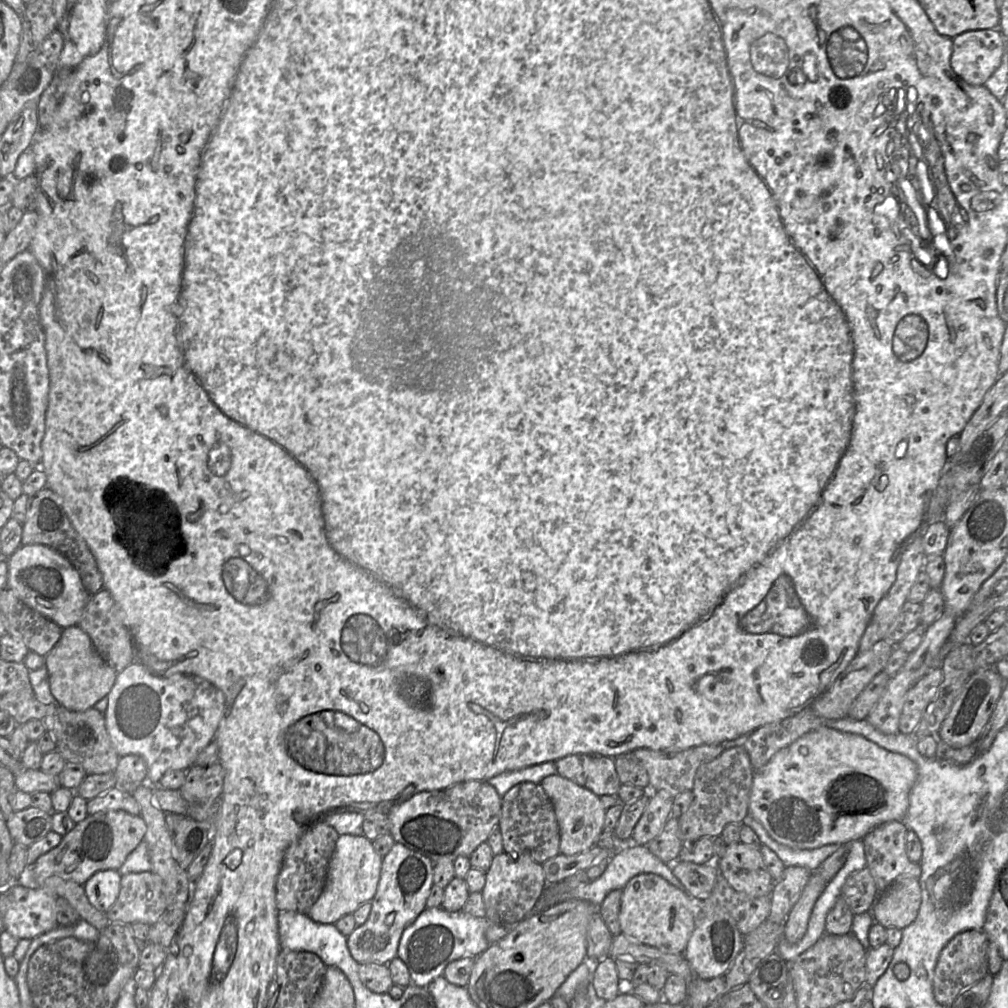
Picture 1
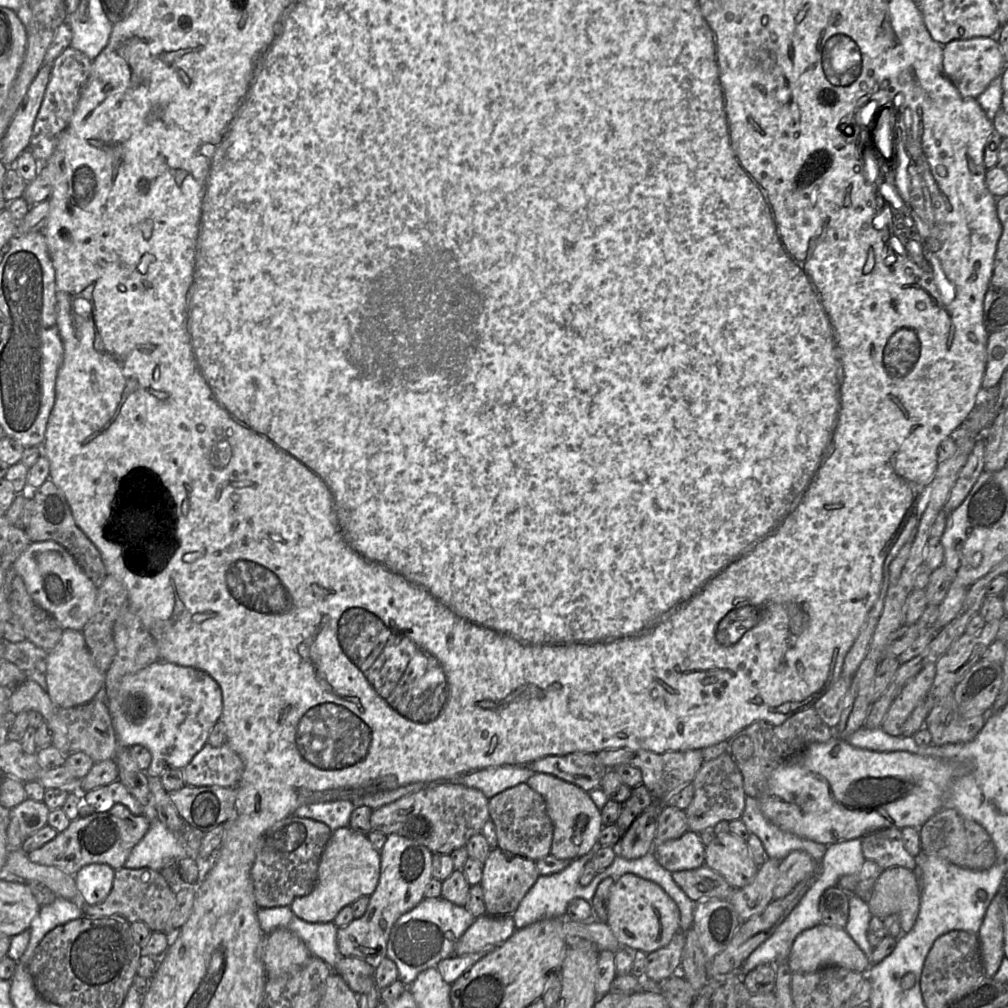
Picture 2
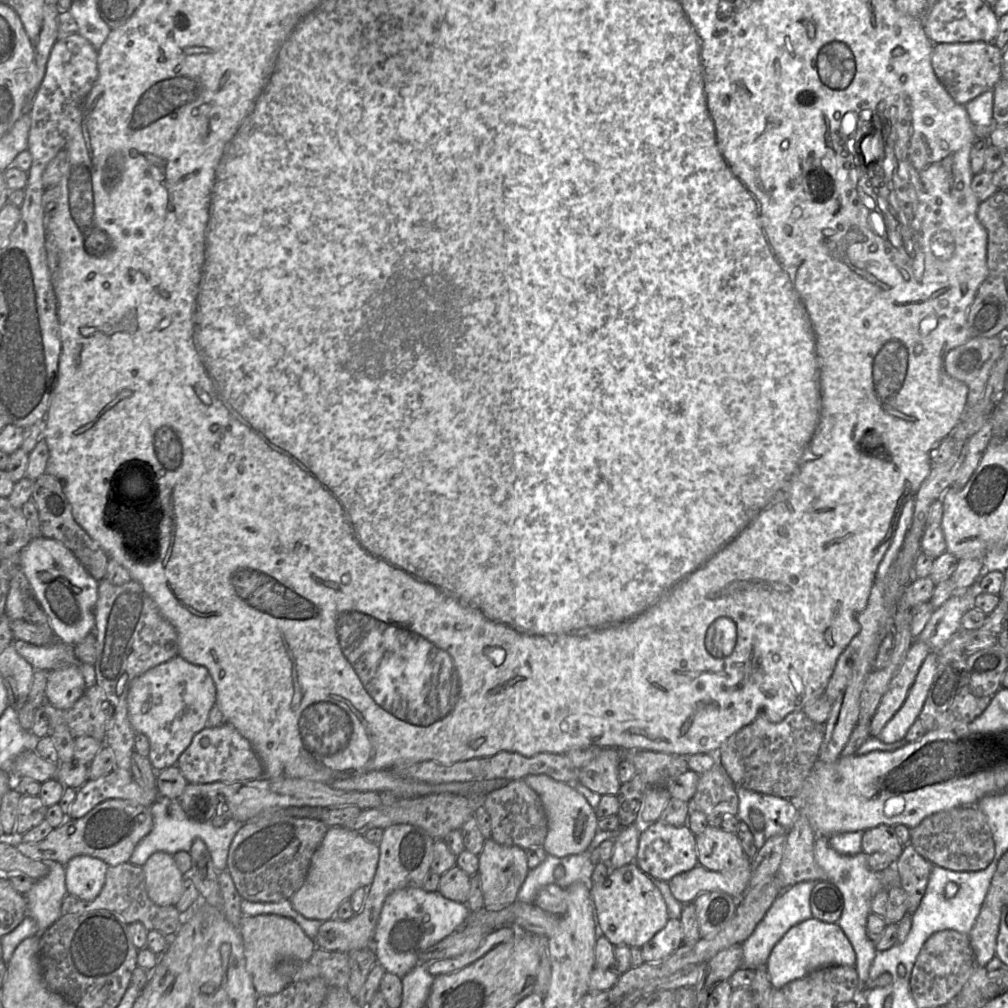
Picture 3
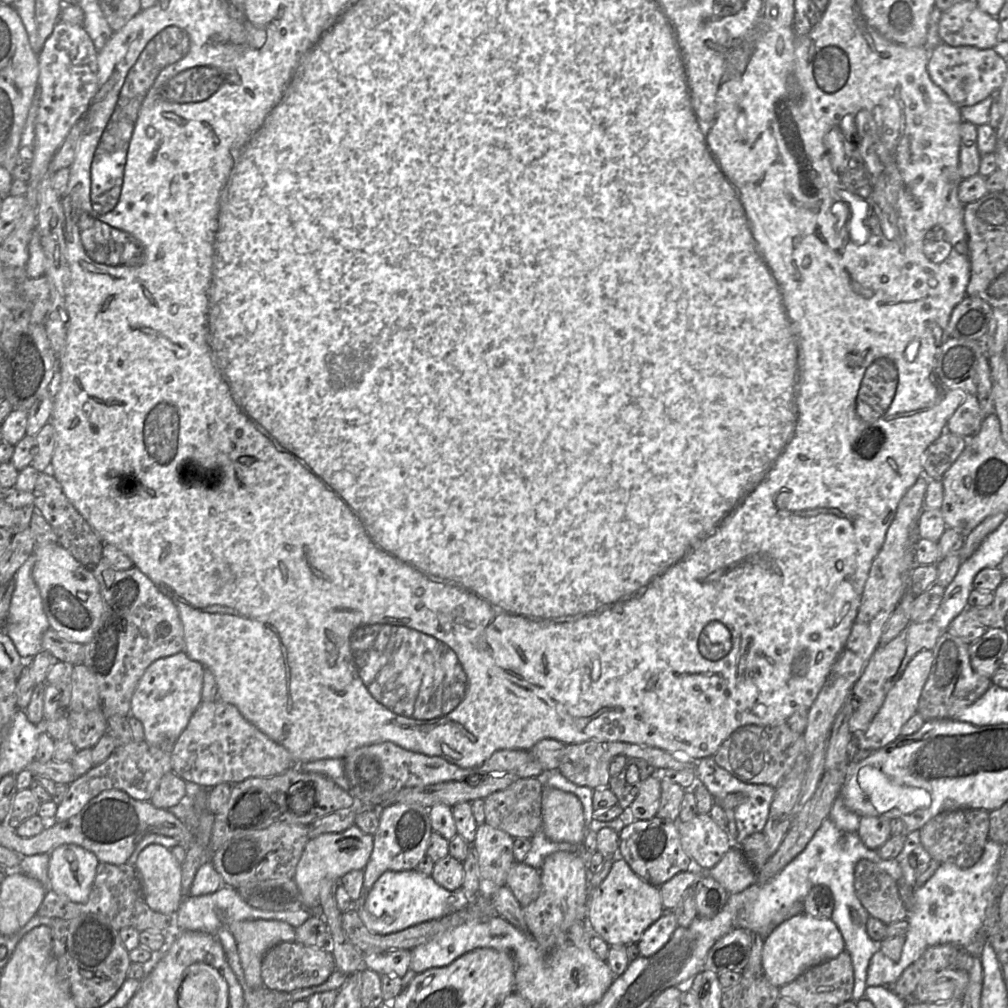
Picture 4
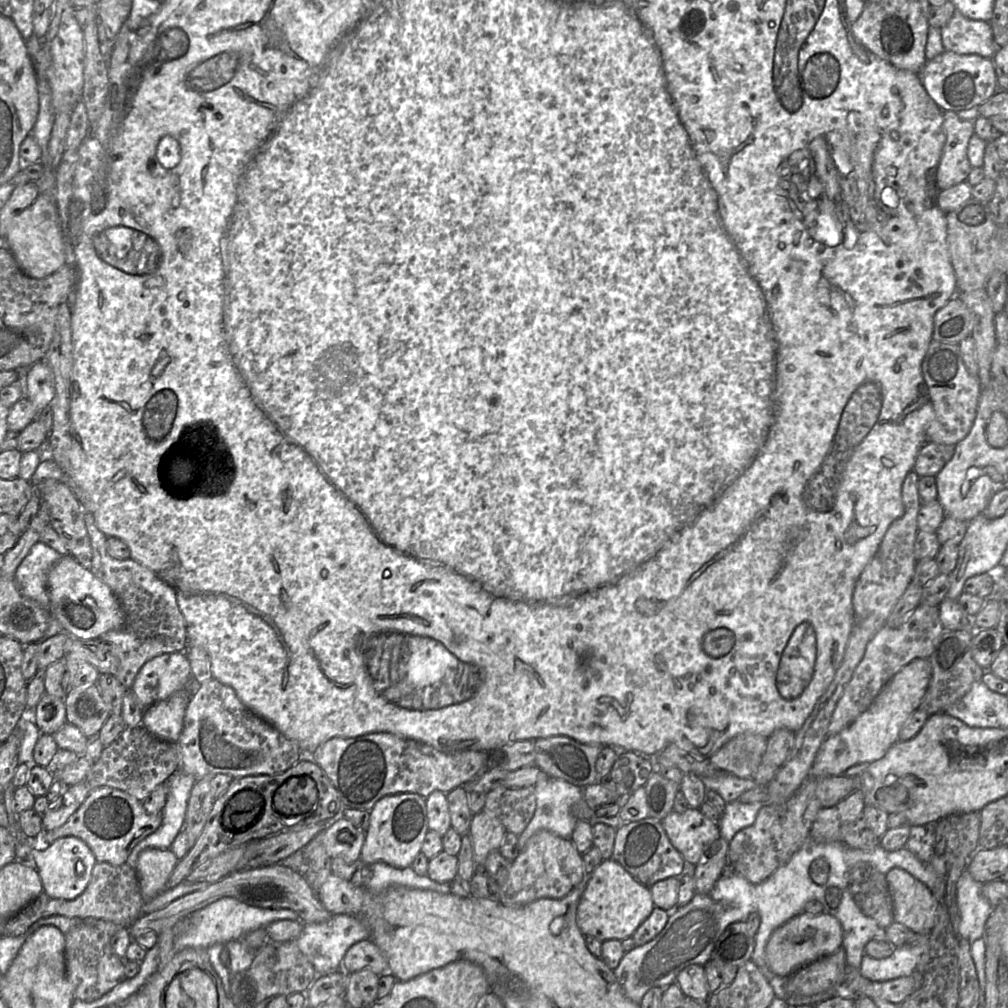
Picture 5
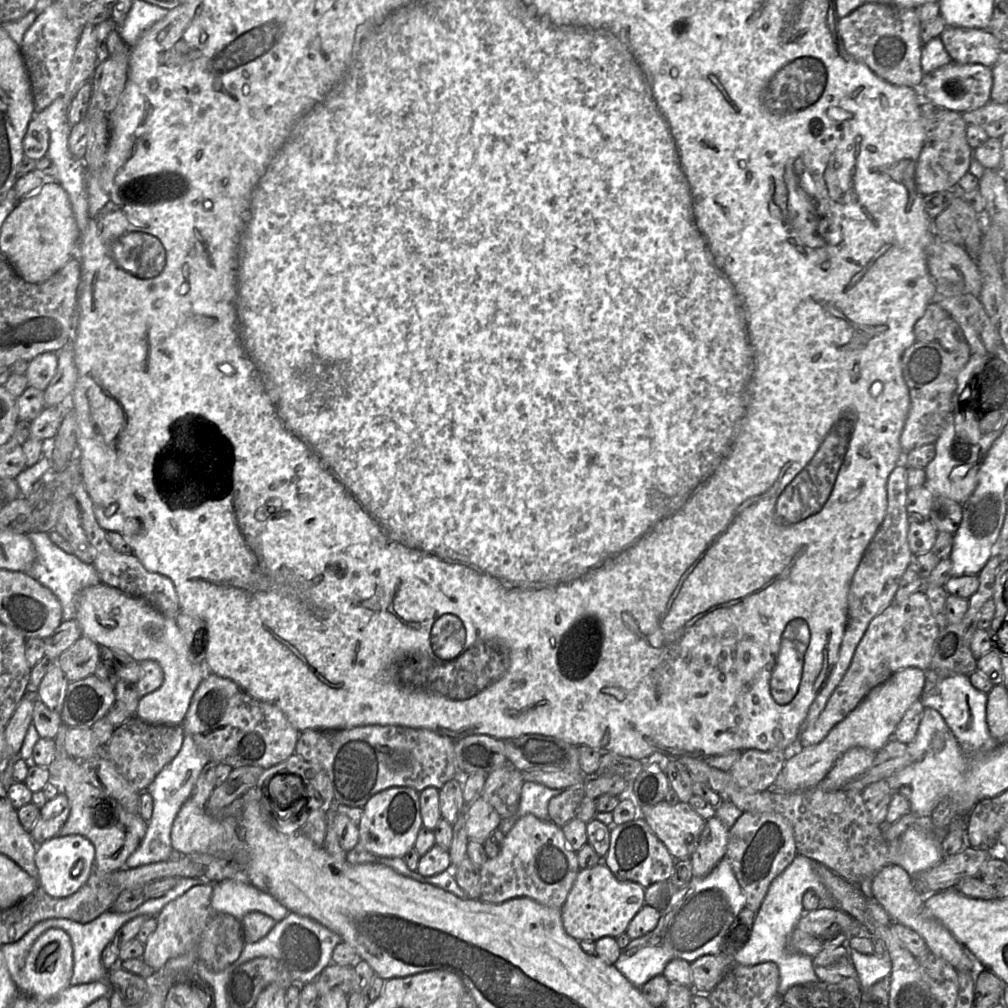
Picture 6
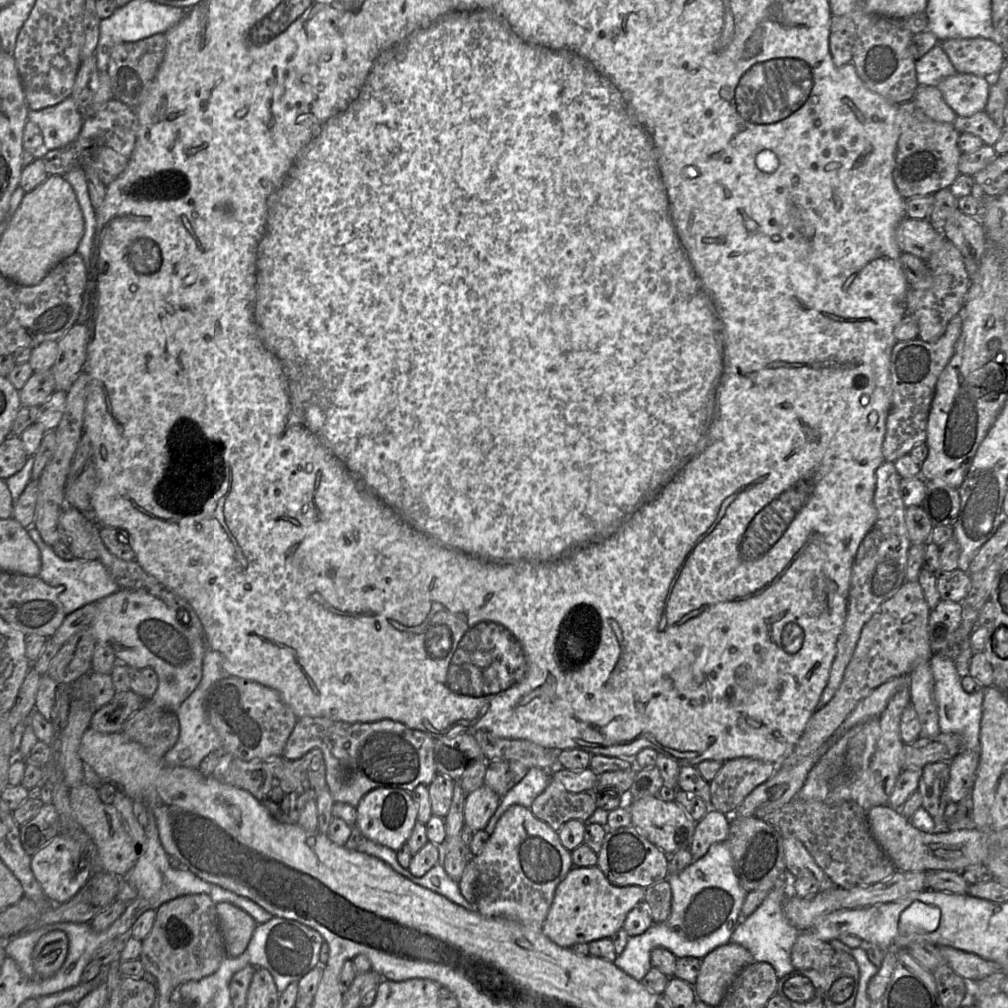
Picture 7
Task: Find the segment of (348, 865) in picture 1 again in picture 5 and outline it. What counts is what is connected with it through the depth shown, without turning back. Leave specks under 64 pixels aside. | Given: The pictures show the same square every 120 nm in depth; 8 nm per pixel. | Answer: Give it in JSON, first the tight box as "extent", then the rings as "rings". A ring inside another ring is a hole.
{"extent":[316,816,365,862],"rings":[[[343,816],[328,823],[316,837],[331,858],[340,857],[346,862],[361,861],[365,833]]]}

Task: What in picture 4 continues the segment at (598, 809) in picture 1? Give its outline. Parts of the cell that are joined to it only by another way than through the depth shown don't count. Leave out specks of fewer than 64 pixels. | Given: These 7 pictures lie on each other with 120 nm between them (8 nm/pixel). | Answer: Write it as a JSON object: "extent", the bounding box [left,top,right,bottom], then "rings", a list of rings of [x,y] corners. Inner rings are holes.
{"extent":[542,787,587,845],"rings":[[[544,787],[542,790],[542,830],[554,842],[582,845],[587,833],[583,806],[569,792]]]}

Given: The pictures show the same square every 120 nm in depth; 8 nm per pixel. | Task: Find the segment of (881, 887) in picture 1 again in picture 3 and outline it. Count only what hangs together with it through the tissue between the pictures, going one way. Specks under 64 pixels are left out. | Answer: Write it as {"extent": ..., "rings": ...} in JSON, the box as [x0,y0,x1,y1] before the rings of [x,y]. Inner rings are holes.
{"extent":[861,824,903,862],"rings":[[[881,824],[863,832],[861,848],[867,855],[880,852],[889,855],[896,862],[903,847],[893,826]]]}

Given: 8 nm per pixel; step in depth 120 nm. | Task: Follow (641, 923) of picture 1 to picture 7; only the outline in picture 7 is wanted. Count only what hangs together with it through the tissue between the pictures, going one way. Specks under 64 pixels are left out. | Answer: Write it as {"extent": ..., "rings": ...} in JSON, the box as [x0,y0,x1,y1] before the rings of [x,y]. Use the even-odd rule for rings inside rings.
{"extent":[541,866,645,948],"rings":[[[573,866],[566,877],[557,886],[551,907],[542,924],[541,931],[551,941],[562,948],[571,948],[575,944],[590,943],[602,938],[610,938],[622,929],[627,914],[644,900],[645,889],[636,885],[617,887],[609,882],[597,866]]]}

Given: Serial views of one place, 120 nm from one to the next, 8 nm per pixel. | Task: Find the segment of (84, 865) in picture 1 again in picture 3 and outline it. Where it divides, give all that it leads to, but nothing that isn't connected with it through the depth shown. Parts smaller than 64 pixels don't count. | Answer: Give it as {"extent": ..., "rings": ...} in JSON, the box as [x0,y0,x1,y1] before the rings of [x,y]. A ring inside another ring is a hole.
{"extent":[15,799,153,866],"rings":[[[108,799],[96,805],[85,816],[66,820],[36,843],[18,842],[15,846],[26,857],[43,862],[52,860],[66,865],[78,855],[89,855],[103,860],[109,866],[129,862],[139,842],[153,828],[150,807],[123,799]]]}

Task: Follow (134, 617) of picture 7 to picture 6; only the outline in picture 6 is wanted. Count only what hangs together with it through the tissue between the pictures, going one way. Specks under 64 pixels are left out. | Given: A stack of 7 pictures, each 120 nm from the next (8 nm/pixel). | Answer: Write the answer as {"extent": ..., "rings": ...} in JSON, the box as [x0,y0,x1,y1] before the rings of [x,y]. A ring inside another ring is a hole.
{"extent":[75,583,207,724],"rings":[[[104,583],[82,590],[75,619],[82,634],[100,647],[121,650],[138,662],[153,660],[161,666],[163,683],[157,690],[140,697],[138,718],[152,724],[183,723],[193,694],[207,672],[205,665],[190,654],[176,619],[168,618],[146,602]]]}

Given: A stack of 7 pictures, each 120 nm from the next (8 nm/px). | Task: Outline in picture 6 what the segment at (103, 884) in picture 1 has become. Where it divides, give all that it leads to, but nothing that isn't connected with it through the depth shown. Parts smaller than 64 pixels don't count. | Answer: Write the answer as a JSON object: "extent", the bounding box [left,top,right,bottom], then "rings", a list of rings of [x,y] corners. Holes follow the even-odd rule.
{"extent":[34,835,95,898],"rings":[[[57,835],[38,845],[34,860],[38,870],[39,886],[48,895],[63,898],[72,895],[87,882],[95,865],[95,848],[87,838],[81,835]],[[82,865],[81,873],[74,877],[72,875],[74,867],[80,868]]]}

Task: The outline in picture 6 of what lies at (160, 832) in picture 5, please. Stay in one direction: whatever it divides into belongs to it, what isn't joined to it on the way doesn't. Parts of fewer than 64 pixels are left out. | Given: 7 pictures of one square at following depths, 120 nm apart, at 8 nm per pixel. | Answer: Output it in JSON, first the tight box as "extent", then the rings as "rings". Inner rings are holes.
{"extent":[124,734,208,868],"rings":[[[184,734],[180,751],[166,765],[147,788],[153,799],[152,816],[147,823],[144,838],[137,849],[127,858],[124,868],[136,868],[142,865],[167,861],[172,855],[171,830],[173,822],[182,805],[191,797],[198,776],[208,762],[208,758],[196,746],[194,740]]]}

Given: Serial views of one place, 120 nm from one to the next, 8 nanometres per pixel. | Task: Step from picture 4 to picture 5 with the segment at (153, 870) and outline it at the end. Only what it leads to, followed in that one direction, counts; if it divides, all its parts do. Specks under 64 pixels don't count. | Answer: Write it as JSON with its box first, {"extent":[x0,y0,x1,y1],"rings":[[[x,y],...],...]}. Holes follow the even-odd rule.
{"extent":[135,848,178,901],"rings":[[[149,848],[139,855],[135,870],[145,901],[152,900],[166,890],[178,861],[170,848]]]}

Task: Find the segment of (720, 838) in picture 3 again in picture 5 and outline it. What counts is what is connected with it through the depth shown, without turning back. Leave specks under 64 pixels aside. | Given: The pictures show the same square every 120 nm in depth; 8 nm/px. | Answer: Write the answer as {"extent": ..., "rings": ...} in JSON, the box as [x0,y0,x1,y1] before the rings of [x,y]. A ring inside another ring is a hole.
{"extent":[661,808,720,866],"rings":[[[696,808],[683,813],[673,810],[661,822],[671,844],[684,861],[695,866],[706,858],[711,846],[720,838],[718,824]]]}

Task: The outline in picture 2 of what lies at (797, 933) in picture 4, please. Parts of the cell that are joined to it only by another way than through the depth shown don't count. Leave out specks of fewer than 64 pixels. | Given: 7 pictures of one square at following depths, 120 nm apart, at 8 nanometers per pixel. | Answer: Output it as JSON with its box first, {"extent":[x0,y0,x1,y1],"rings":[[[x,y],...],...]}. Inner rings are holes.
{"extent":[787,923,870,974],"rings":[[[820,923],[800,933],[794,940],[787,964],[791,972],[814,972],[828,966],[840,966],[866,974],[870,960],[845,929]]]}

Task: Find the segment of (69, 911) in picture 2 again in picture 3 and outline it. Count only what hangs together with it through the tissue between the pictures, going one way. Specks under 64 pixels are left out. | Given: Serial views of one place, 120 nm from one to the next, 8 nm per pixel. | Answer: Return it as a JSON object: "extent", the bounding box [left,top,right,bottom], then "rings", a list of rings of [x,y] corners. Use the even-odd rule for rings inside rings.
{"extent":[25,860,68,936],"rings":[[[52,860],[45,863],[49,868],[48,874],[35,880],[32,888],[25,894],[28,903],[28,915],[36,921],[40,936],[62,916],[62,901],[68,894],[65,883],[65,865]]]}

